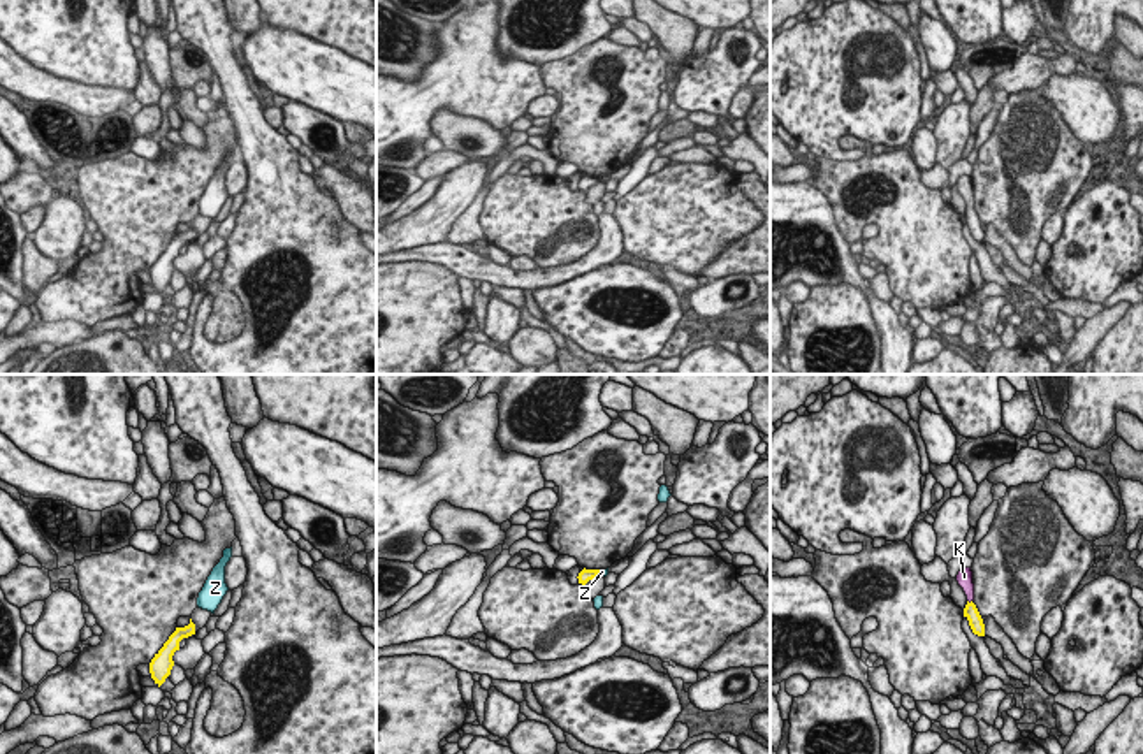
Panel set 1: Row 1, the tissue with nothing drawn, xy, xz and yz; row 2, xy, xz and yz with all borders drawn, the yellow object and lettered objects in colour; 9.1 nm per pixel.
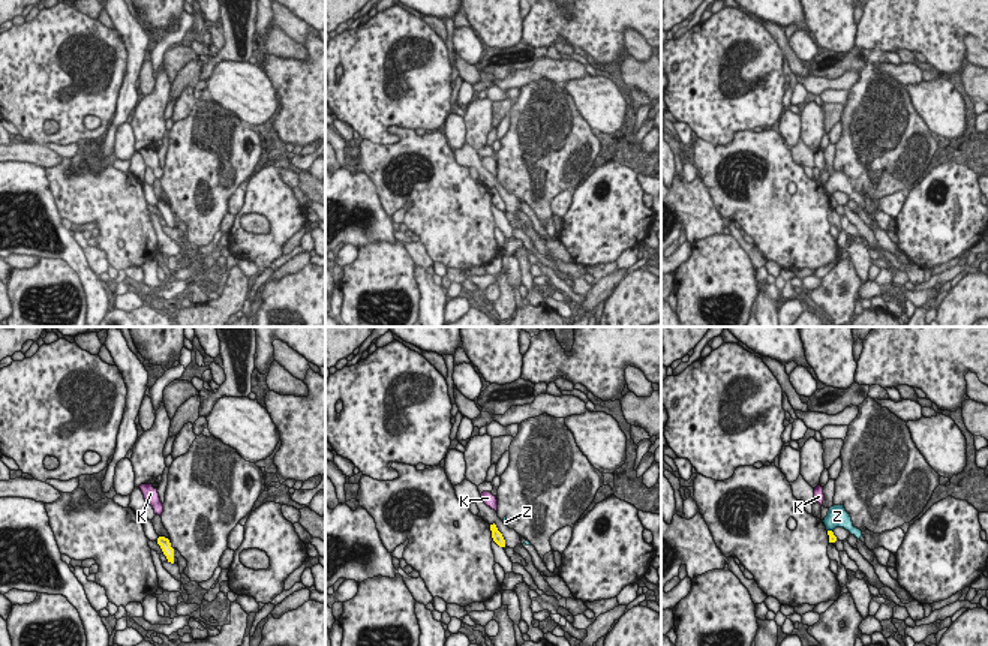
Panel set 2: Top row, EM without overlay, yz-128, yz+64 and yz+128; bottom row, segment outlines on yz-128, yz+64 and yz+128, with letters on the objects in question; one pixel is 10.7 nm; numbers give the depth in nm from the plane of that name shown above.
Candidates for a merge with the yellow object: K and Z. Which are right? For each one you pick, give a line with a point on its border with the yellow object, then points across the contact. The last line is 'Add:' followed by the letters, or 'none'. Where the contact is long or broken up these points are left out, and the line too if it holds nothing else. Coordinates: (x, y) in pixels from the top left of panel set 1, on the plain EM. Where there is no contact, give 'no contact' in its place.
K: yz (968, 208) | across yz (971, 218), (968, 208), (969, 195), (964, 183)
Add: K

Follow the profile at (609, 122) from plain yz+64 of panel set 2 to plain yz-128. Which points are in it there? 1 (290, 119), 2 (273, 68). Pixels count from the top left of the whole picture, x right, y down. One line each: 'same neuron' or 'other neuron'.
1: other neuron
2: other neuron

